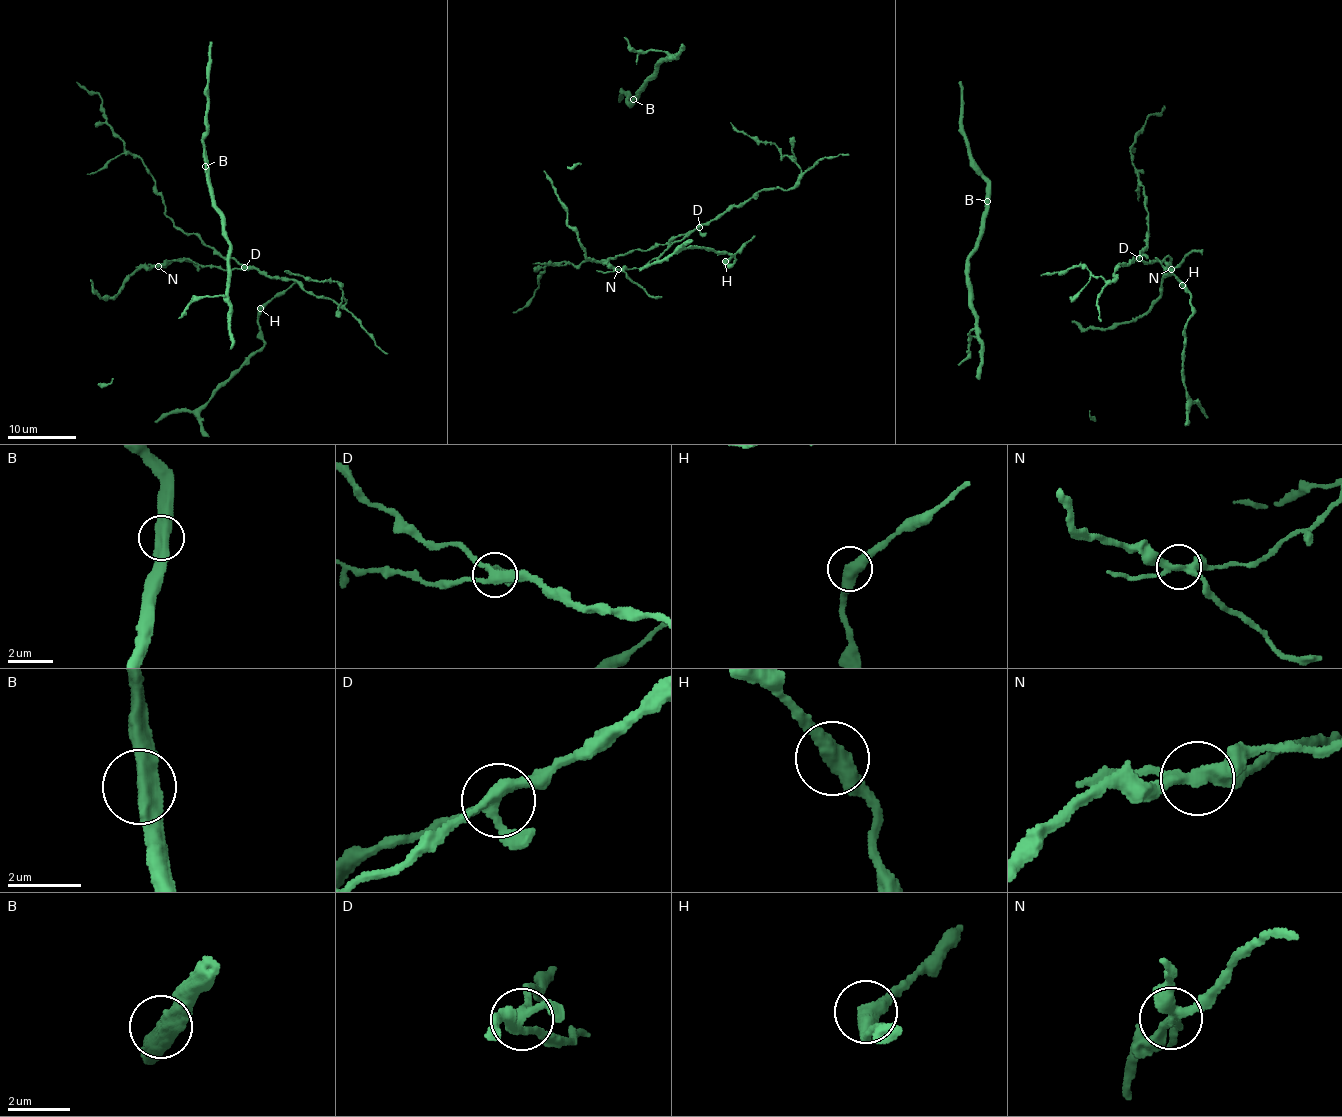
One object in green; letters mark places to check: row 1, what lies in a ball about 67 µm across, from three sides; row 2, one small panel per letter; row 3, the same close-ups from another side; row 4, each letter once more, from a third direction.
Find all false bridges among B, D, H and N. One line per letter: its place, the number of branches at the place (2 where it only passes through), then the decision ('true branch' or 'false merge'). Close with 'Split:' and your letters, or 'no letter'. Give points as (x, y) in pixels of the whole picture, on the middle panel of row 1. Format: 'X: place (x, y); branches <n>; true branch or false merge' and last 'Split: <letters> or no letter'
B: place (633, 99); branches 2; true branch
D: place (699, 227); branches 4; true branch
H: place (725, 261); branches 2; true branch
N: place (618, 269); branches 4; false merge
Split: N

